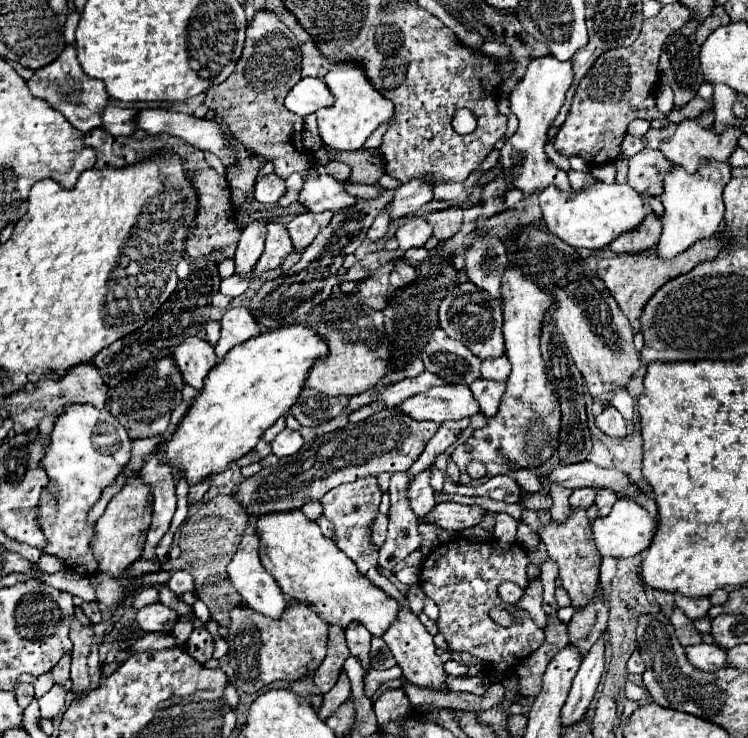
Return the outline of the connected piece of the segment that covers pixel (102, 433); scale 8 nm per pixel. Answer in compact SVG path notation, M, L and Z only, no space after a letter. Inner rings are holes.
M73 403L67 407L51 433L51 445L41 467L49 475L49 485L41 497L37 521L45 533L45 553L59 557L69 569L91 577L97 573L97 559L91 551L95 523L87 521L89 509L99 501L105 487L113 485L131 459L131 441L125 427L109 413L93 405Z

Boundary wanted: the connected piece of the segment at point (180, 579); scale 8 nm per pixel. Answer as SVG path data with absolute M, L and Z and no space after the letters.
M175 571L169 579L169 589L173 593L185 593L185 591L193 591L193 577L187 571Z

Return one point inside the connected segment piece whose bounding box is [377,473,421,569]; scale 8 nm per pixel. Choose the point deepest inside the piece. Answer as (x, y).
(402, 538)

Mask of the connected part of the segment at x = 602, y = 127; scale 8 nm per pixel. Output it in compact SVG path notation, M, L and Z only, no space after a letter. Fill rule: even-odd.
M679 1L673 5L665 5L661 7L661 13L657 17L643 21L643 29L629 49L613 49L597 59L597 63L589 71L589 77L581 79L567 121L561 125L557 137L553 139L553 145L561 155L577 155L591 165L611 163L619 157L619 147L633 119L653 121L665 119L669 115L661 113L655 107L657 63L667 37L679 31L689 21L689 17L689 9L681 7Z

